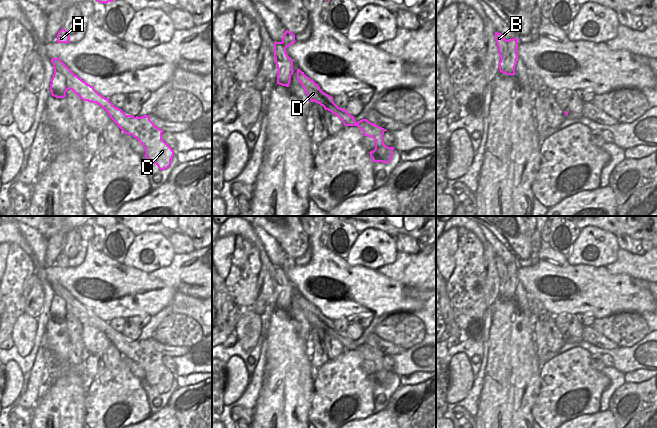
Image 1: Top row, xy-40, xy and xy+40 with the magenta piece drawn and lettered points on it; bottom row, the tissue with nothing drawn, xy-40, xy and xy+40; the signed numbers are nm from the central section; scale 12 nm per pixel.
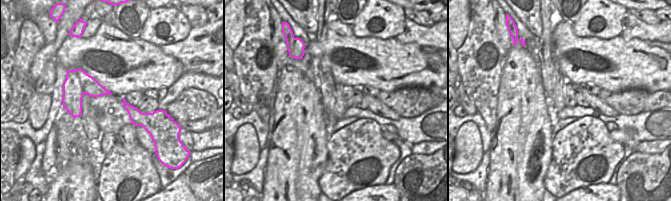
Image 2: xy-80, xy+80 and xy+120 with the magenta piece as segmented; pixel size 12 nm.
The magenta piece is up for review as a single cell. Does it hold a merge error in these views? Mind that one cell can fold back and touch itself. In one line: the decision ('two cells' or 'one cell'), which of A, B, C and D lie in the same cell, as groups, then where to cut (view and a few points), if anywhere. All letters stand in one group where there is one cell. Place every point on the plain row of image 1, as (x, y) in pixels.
two cells | A / B C D | xy+40 (506, 264), (508, 275), (513, 279)

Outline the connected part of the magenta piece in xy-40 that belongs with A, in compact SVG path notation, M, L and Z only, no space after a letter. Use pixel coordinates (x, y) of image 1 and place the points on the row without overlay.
M63 252L57 258L57 266L59 267L70 267L70 258Z

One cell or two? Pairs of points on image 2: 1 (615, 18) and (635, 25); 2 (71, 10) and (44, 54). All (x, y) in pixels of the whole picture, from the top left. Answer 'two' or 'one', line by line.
1: two
2: one

